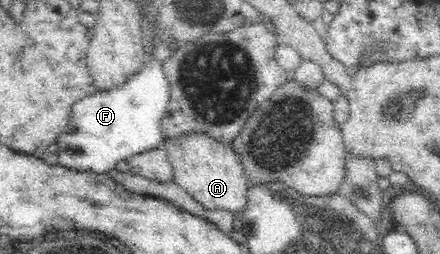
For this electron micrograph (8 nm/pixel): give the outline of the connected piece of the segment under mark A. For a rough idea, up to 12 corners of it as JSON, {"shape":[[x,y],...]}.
{"shape":[[163,143],[179,187],[205,211],[243,213],[248,183],[230,144]]}

